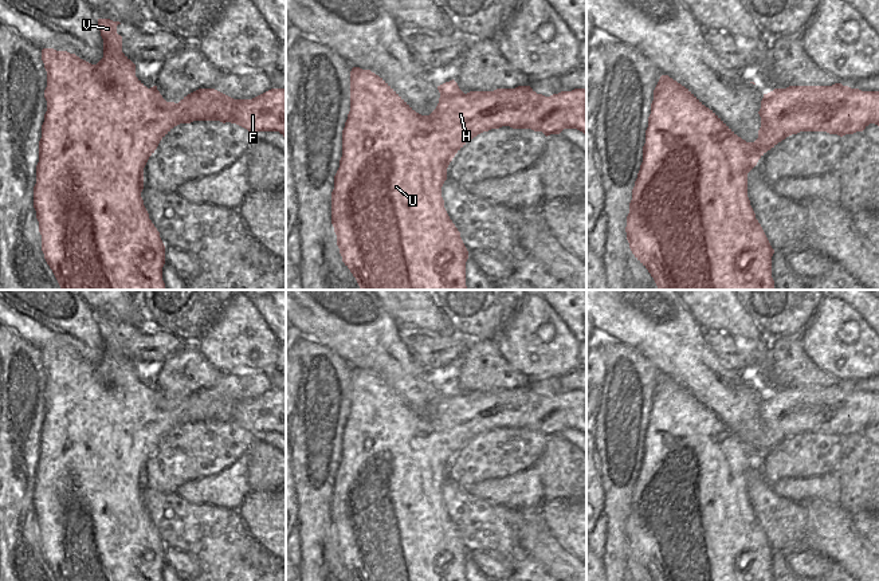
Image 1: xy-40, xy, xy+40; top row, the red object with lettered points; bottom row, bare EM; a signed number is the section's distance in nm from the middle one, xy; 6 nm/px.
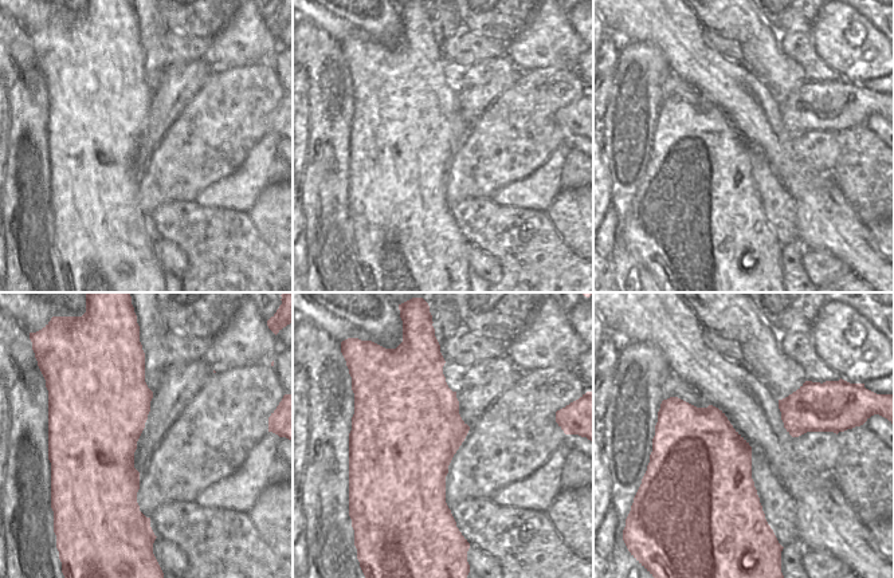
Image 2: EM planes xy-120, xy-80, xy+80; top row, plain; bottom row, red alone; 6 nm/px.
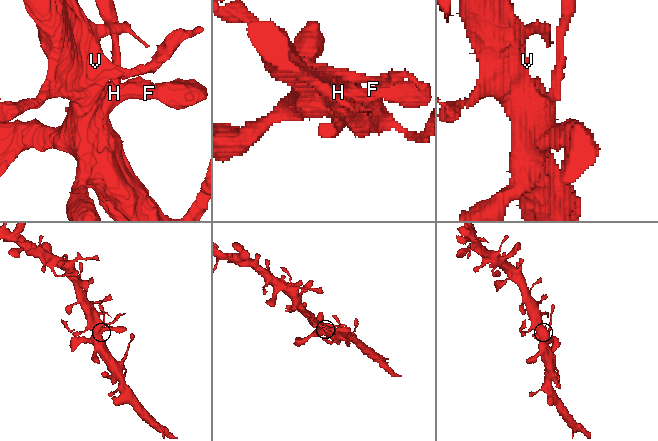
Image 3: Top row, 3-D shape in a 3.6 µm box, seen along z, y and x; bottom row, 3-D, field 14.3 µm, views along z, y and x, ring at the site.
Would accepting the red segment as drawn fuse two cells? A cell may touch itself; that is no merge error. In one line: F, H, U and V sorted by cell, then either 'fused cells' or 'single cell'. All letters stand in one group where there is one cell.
F H U V | single cell

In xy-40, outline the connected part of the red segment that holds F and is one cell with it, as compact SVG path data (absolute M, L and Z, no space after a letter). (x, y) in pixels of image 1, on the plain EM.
M98 319L98 329L103 339L103 358L91 365L75 354L67 352L56 352L54 349L42 350L42 361L47 372L47 388L44 399L47 401L47 412L42 425L42 439L39 441L39 463L36 466L36 484L34 487L34 509L39 522L39 533L42 535L42 551L56 581L162 581L162 568L165 565L165 546L160 538L160 533L149 519L149 514L144 506L141 492L144 490L144 468L149 458L157 450L160 441L177 425L191 424L193 421L220 421L223 424L236 424L252 435L258 432L279 432L286 437L286 389L271 389L252 400L234 400L215 389L199 389L178 404L166 403L157 386L148 389L136 377L136 365L122 353L122 337L117 334L119 322L110 319Z

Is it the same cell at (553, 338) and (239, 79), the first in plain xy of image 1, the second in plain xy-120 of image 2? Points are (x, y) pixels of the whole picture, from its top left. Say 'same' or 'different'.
different

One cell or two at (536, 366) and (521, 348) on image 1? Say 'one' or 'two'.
one

